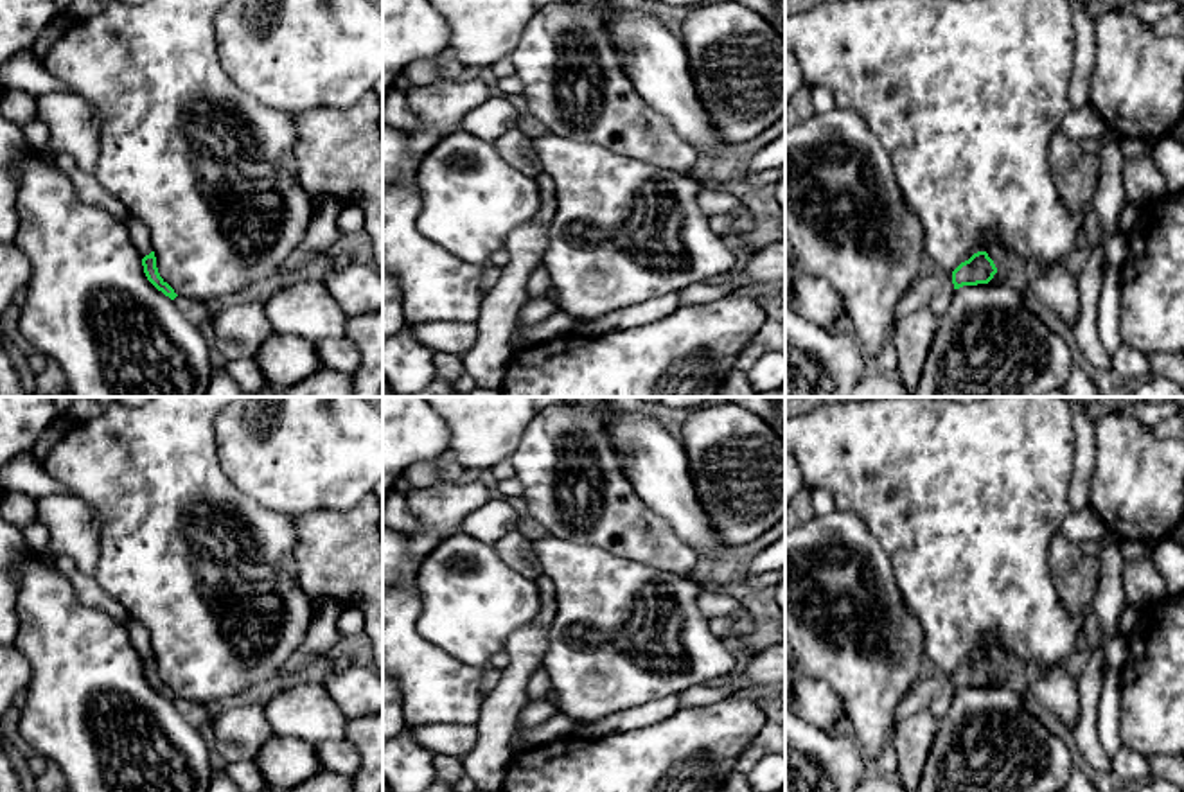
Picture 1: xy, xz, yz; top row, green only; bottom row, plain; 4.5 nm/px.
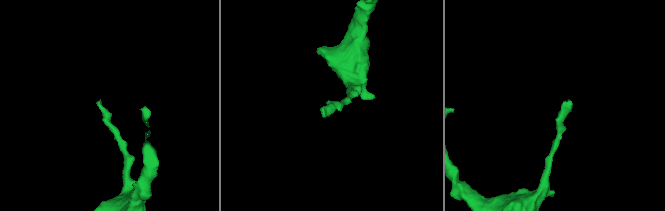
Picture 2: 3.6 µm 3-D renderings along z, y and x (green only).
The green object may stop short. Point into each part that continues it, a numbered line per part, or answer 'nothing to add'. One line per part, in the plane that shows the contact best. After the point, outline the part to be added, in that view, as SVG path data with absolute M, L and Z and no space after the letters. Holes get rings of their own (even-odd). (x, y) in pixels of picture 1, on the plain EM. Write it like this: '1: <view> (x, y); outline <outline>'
1: yz (1023, 676); outline M997 632L990 636L990 639L974 652L977 654L986 654L988 659L994 663L997 673L1015 684L1021 691L1028 691L1029 686L1042 677L1042 670L1035 663L1021 663L1015 659L1012 654L1008 654L1001 641ZM972 656L972 657L974 657Z

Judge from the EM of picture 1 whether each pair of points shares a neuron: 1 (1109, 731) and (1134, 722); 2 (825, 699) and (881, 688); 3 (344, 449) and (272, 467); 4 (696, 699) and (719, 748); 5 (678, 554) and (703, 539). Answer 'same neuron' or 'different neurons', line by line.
1: different neurons
2: different neurons
3: same neuron
4: different neurons
5: different neurons

